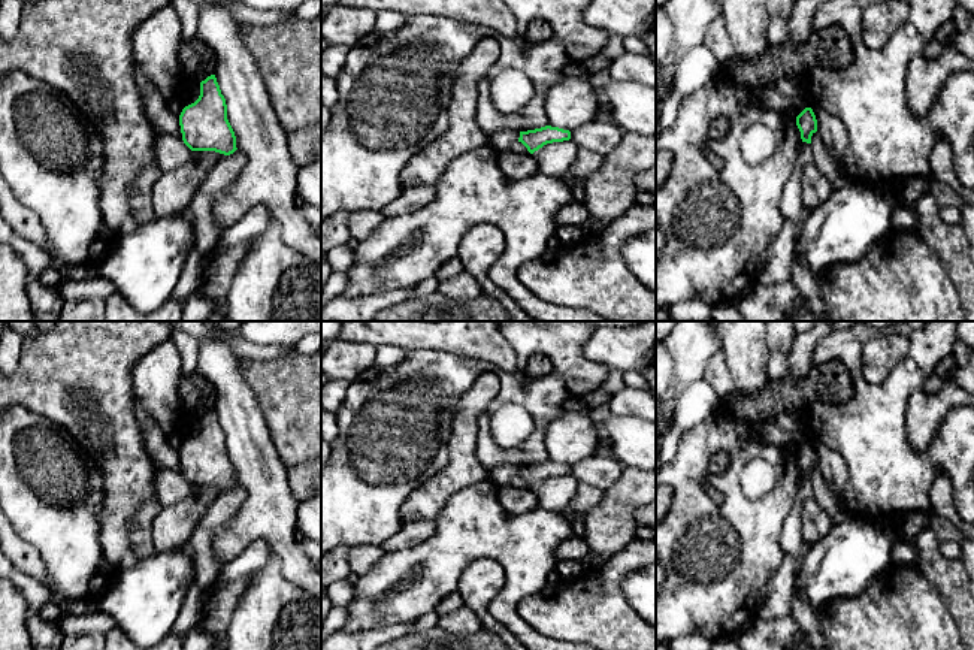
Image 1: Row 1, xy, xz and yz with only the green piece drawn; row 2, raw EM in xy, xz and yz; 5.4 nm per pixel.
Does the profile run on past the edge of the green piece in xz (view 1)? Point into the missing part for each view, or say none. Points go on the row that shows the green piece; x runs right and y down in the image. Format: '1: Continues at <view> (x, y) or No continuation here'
1: No continuation here

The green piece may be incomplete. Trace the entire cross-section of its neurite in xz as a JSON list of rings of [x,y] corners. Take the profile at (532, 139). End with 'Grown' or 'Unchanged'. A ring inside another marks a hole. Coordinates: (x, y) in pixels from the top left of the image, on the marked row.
[[[545,126],[535,130],[520,131],[518,142],[521,142],[530,154],[533,154],[547,143],[563,142],[569,139],[569,130]]]. Unchanged

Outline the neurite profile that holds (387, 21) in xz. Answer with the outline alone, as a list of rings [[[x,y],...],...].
[[[394,10],[375,12],[375,31],[391,33],[405,24],[406,15]]]

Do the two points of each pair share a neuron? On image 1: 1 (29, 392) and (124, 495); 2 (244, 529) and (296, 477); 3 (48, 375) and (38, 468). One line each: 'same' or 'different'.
1: same
2: different
3: different

